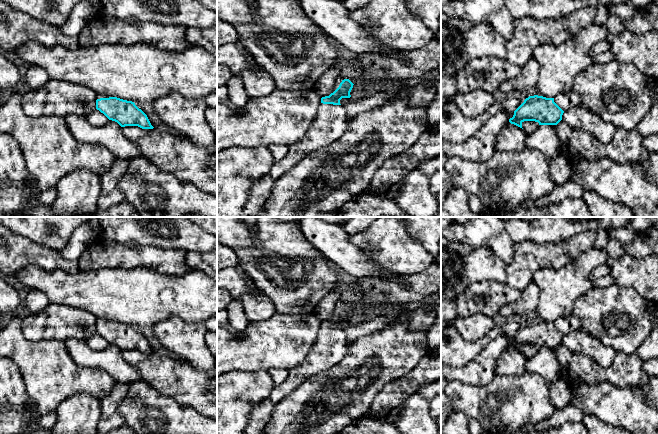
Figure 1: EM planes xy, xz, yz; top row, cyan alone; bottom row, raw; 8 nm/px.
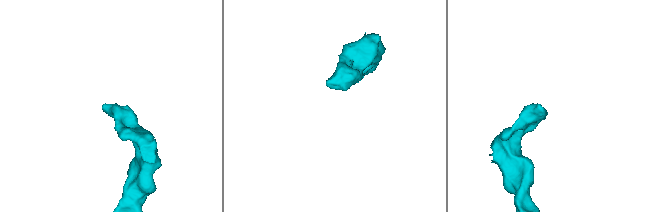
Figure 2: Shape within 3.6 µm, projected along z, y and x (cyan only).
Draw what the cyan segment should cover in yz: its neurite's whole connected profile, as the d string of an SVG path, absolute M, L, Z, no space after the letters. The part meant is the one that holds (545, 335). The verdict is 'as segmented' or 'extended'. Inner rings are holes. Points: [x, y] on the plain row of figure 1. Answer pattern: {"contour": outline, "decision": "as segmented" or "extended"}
{"contour": "M573 314L569 317L559 318L555 322L529 320L514 335L509 346L520 352L524 345L535 345L539 349L557 349L566 334L581 328L582 321Z", "decision": "extended"}

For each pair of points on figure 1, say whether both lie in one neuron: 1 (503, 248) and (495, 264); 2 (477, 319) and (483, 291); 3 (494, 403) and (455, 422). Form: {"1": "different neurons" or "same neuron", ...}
{"1": "different neurons", "2": "different neurons", "3": "different neurons"}

